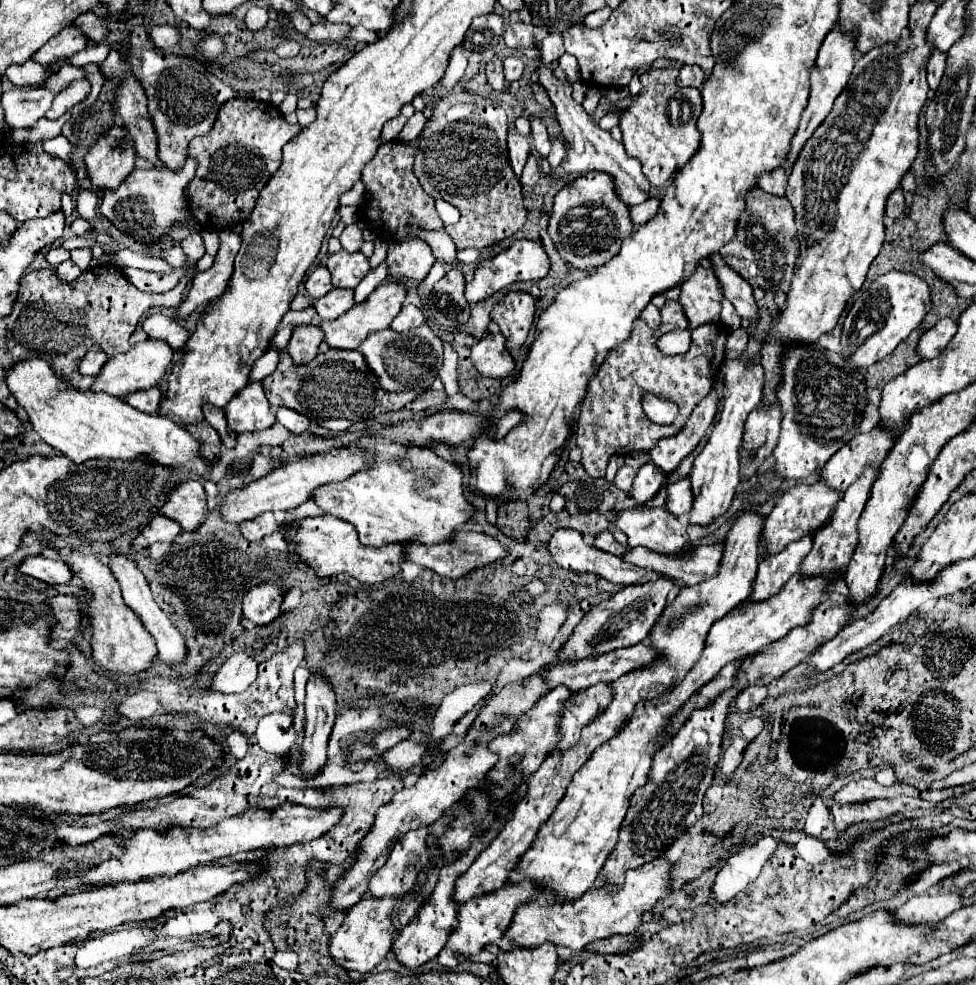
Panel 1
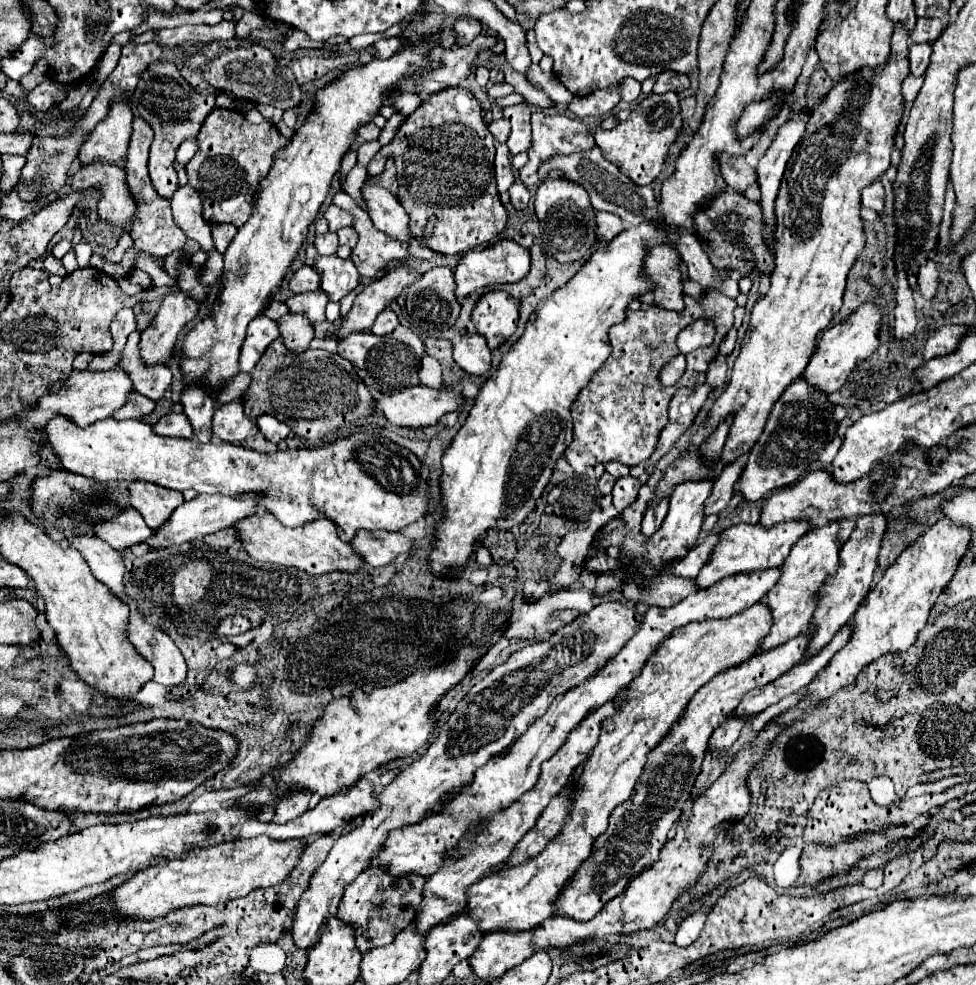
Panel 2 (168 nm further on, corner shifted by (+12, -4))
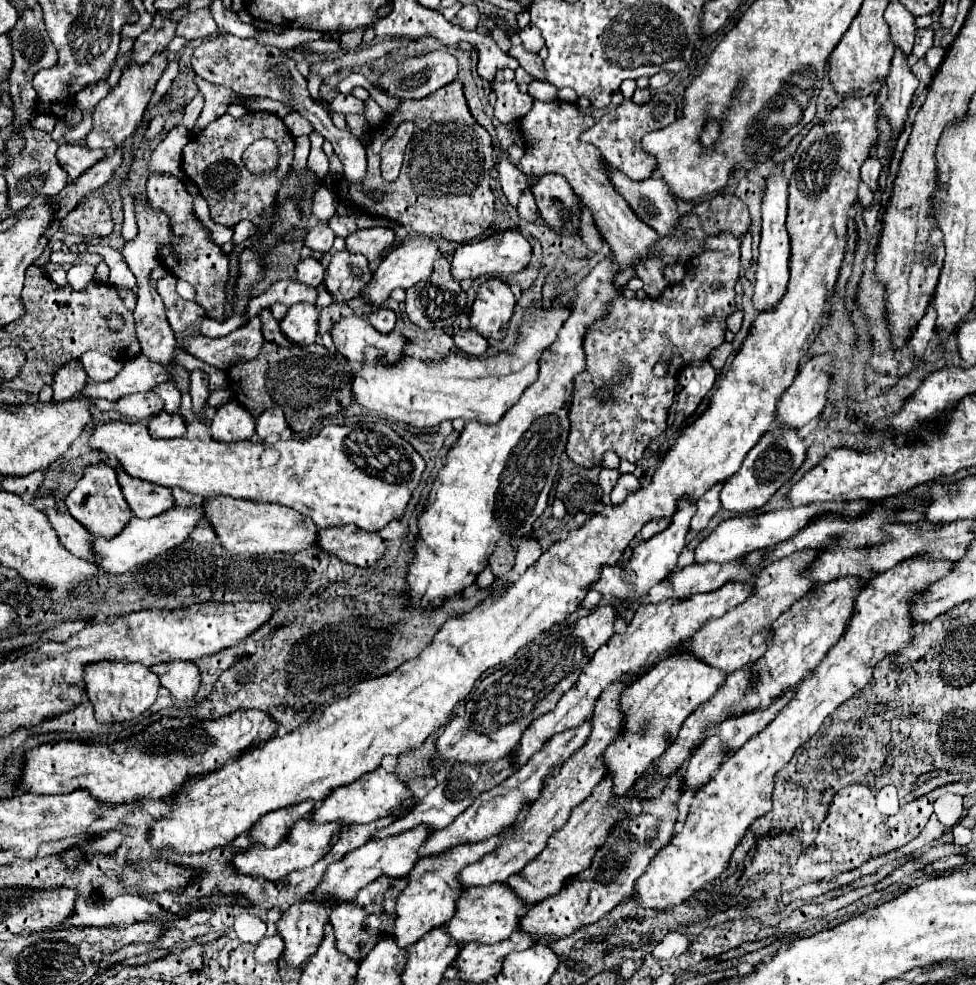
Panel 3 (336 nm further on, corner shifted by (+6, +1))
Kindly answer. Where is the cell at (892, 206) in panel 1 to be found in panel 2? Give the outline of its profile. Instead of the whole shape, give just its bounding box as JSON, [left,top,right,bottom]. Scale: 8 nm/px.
[862,179,884,213]

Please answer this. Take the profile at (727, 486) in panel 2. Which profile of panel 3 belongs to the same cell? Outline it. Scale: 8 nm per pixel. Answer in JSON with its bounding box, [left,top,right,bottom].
[692,482,724,532]

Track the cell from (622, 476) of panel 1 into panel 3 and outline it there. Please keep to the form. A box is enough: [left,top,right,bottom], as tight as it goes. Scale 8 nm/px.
[600,468,620,494]

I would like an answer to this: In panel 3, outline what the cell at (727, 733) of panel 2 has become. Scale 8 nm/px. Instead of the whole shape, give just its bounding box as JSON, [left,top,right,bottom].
[684,734,726,788]

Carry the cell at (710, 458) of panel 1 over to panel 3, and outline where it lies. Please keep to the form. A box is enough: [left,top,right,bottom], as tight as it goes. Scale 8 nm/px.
[590,498,696,602]

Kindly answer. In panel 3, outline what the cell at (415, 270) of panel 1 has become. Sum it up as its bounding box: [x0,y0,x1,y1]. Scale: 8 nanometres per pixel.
[346,228,396,262]

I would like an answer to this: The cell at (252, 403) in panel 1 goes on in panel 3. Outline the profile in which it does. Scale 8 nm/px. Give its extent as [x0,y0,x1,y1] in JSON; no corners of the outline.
[210,400,256,442]

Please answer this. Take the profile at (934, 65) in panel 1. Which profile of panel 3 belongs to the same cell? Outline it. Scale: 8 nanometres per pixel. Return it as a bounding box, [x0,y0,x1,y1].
[912,28,934,58]

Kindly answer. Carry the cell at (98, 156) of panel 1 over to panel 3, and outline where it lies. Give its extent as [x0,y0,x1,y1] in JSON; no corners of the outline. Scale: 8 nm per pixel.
[86,52,166,154]

